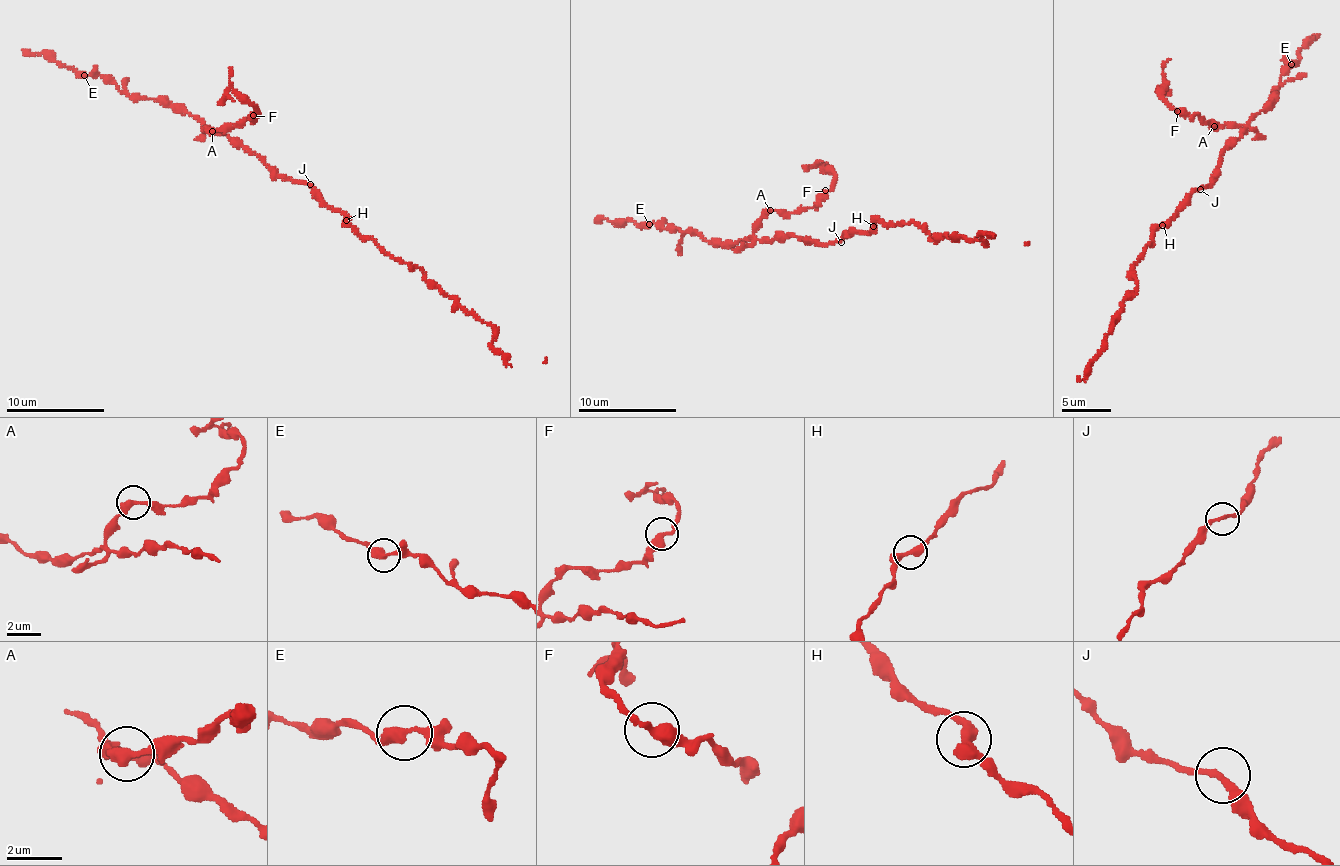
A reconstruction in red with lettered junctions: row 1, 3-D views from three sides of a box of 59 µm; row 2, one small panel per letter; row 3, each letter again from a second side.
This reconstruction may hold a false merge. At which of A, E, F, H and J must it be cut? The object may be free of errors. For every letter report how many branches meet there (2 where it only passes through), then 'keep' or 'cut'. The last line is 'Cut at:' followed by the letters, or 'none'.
A: 2 | keep
E: 2 | keep
F: 2 | keep
H: 2 | keep
J: 2 | keep
Cut at: none

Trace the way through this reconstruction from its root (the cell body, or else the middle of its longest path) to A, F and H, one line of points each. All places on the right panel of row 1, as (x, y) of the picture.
A: (1199, 188), (1212, 183), (1227, 146), (1246, 130), (1243, 127), (1214, 126)
F: (1199, 188), (1212, 183), (1227, 146), (1246, 130), (1209, 127), (1209, 123), (1198, 115), (1177, 111)
H: (1199, 188), (1162, 225)

